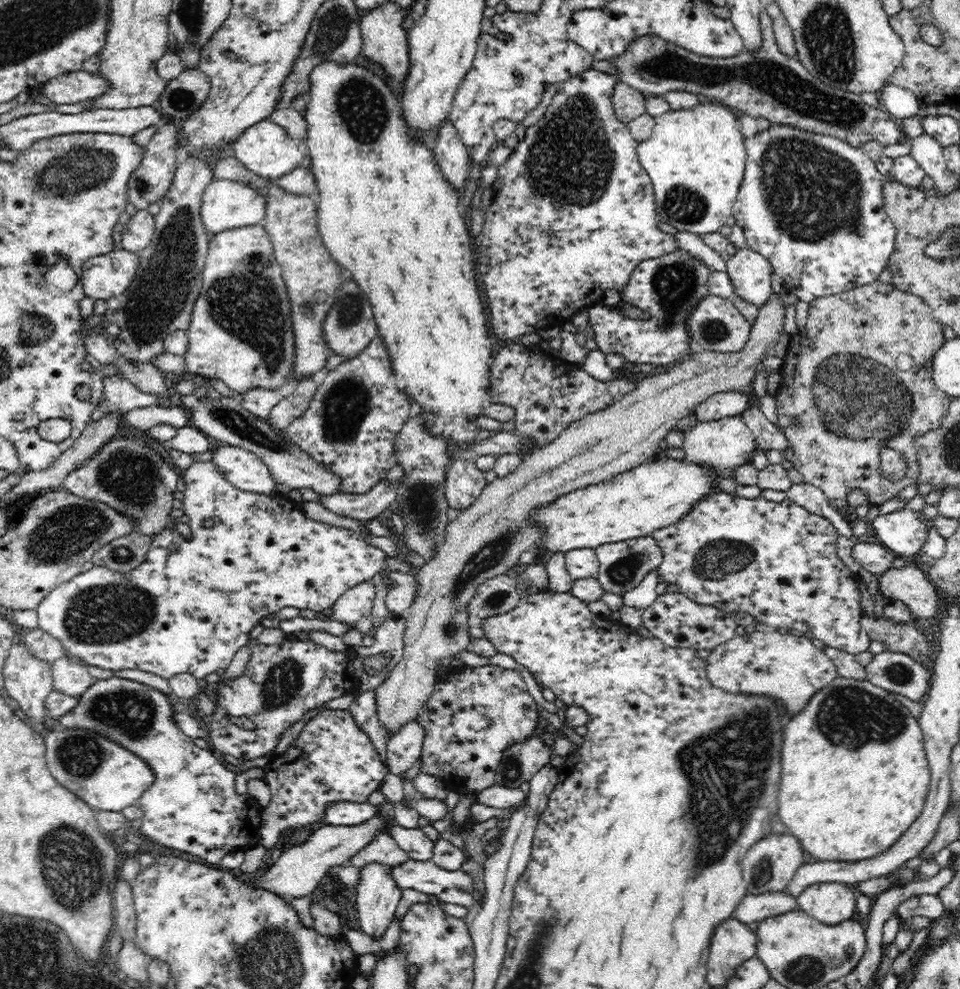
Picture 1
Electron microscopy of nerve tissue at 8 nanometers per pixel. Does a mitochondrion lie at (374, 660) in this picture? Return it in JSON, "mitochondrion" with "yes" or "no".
{"mitochondrion":"yes"}

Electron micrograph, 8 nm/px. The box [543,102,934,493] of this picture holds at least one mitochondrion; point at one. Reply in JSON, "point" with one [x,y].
{"point":[812,192]}

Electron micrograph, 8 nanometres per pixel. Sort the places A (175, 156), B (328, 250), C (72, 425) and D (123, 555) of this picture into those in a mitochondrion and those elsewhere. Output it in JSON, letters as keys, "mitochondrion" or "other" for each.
{"A":"other","B":"other","C":"other","D":"mitochondrion"}

